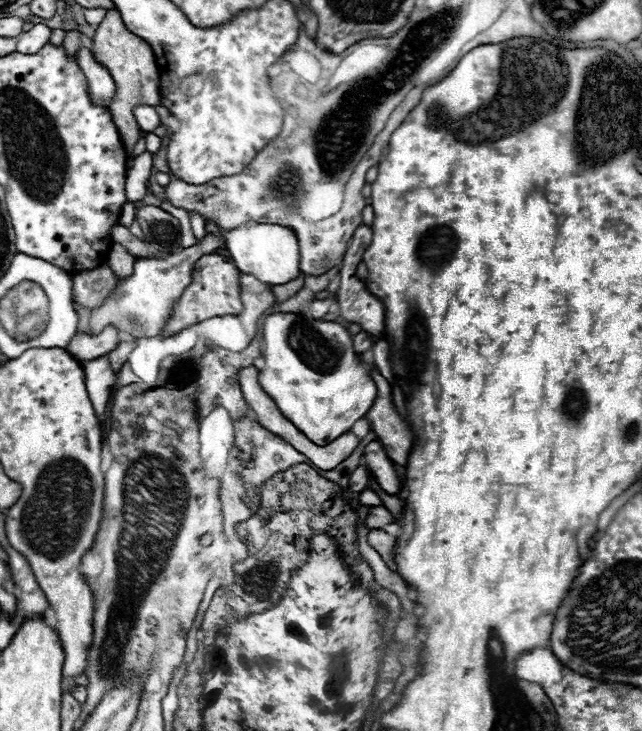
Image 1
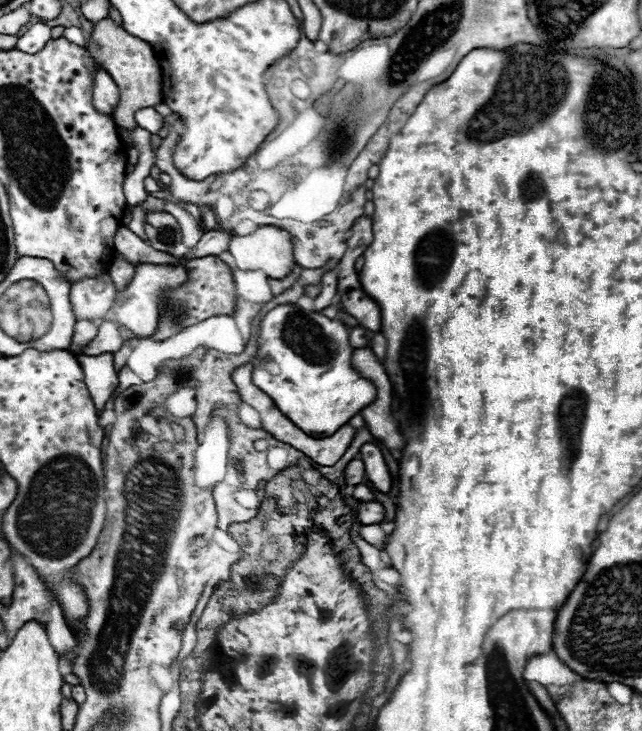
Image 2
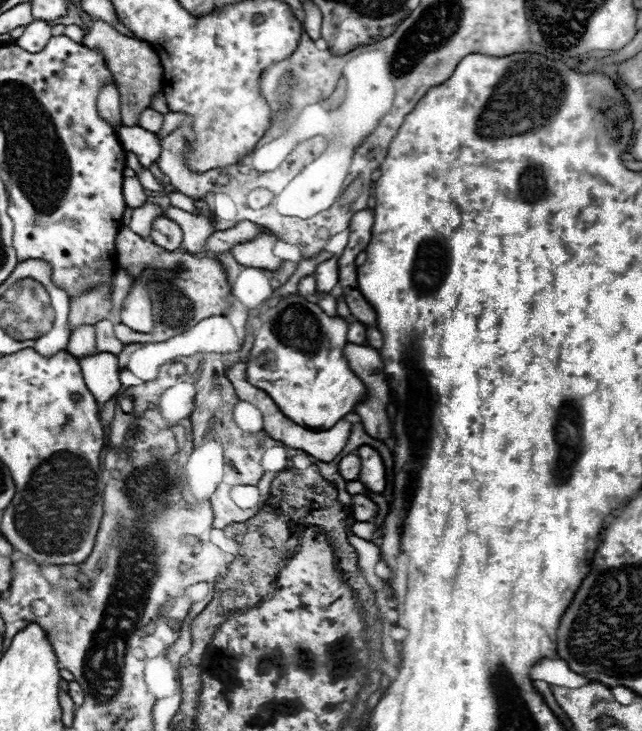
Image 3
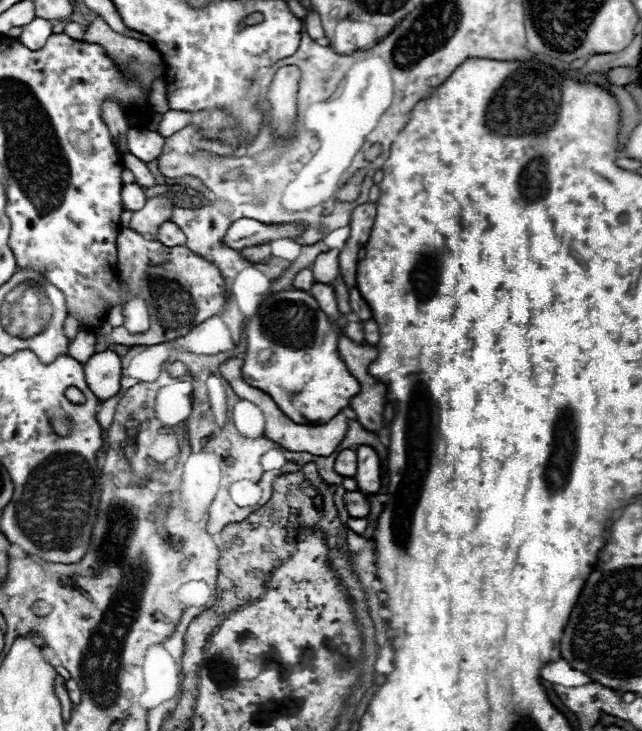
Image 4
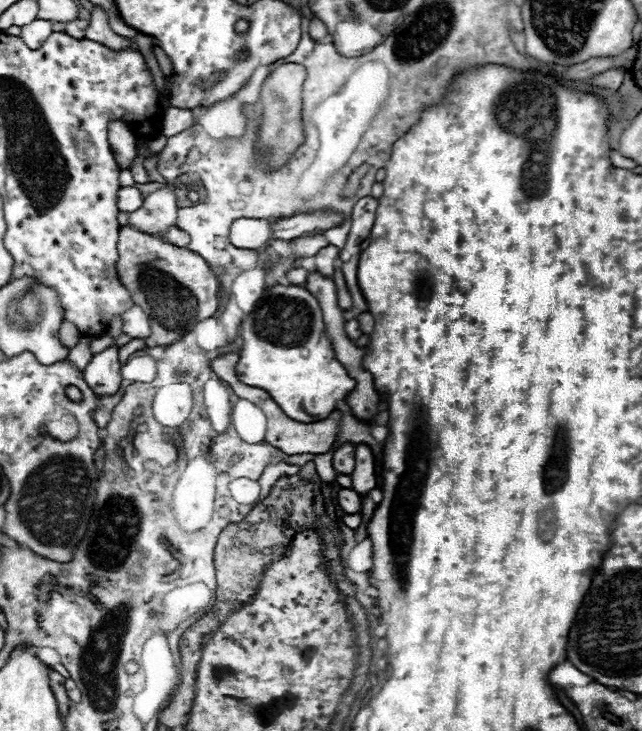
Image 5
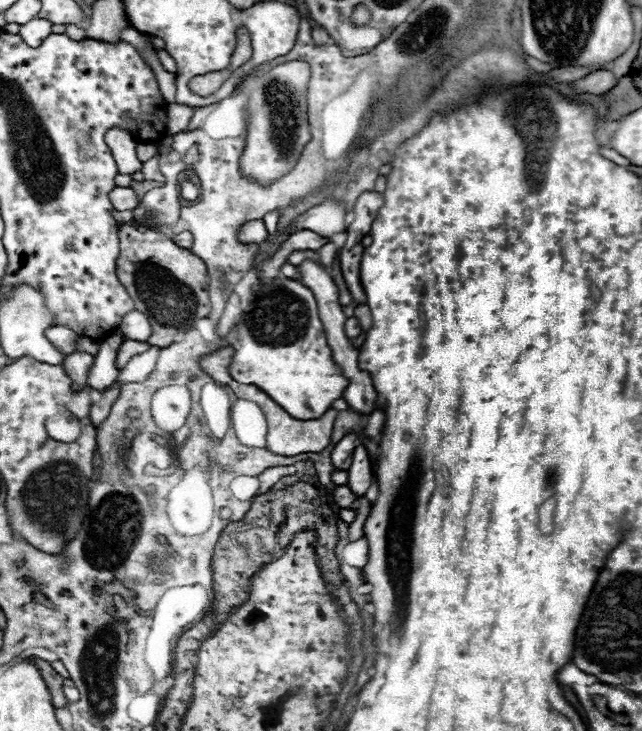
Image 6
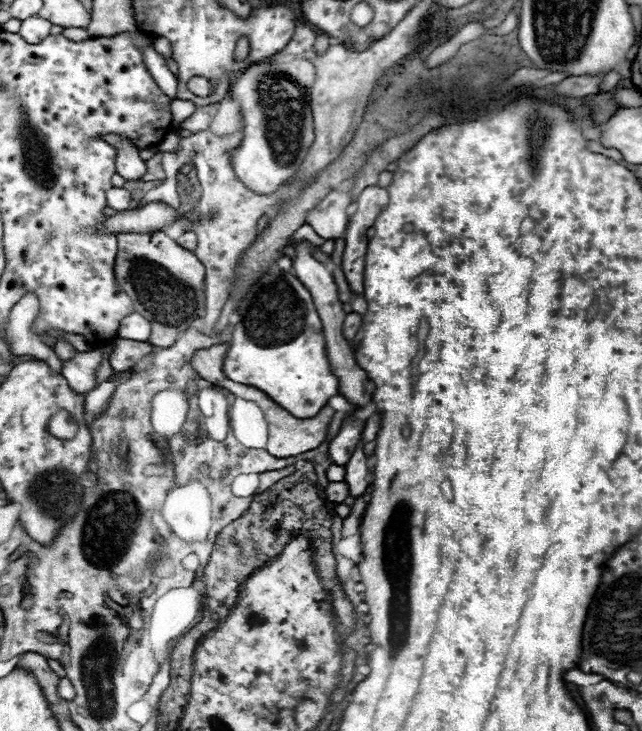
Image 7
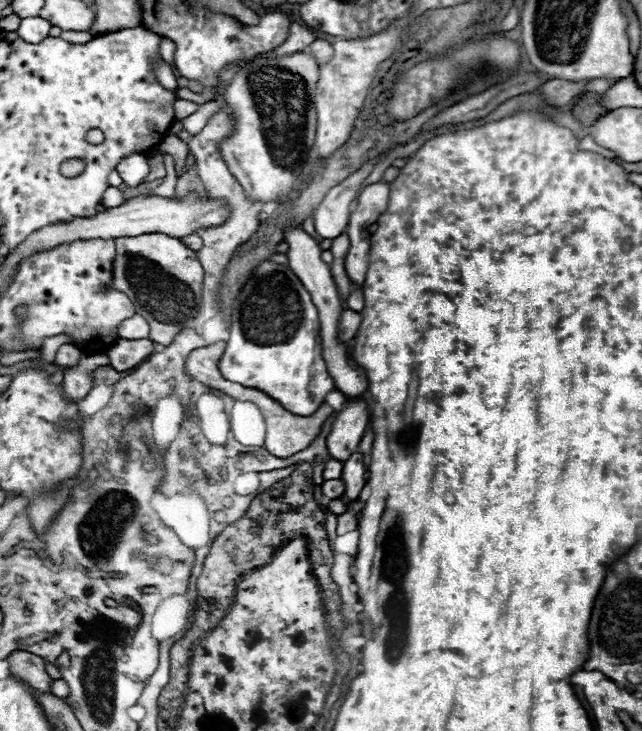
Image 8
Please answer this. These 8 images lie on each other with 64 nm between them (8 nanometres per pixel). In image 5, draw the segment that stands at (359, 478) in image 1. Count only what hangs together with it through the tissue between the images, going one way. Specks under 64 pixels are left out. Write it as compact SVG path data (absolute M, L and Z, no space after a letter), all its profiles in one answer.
M346 442L334 452L332 464L334 464L334 470L338 474L350 474L354 470L354 448L356 448L354 444Z

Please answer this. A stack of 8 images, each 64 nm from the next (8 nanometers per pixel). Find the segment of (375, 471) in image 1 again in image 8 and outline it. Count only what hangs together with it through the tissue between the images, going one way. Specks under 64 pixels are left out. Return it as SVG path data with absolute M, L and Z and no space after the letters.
M354 452L346 462L344 462L344 468L342 468L342 482L344 482L344 494L342 498L348 498L348 500L356 500L366 484L366 468L364 468L364 462L362 462L362 454L360 452Z

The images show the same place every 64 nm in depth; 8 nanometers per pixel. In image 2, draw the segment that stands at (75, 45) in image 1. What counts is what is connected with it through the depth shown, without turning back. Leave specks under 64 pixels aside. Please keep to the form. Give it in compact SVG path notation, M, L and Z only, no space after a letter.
M76 26L66 28L66 30L64 30L64 38L66 38L66 40L70 40L72 44L78 44L78 46L84 46L84 44L86 44L82 30L80 30L80 28L76 28Z

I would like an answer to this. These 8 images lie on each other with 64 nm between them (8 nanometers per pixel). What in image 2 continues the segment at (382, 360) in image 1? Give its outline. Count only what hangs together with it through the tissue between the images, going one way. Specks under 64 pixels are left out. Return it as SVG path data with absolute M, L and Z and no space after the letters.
M376 332L376 334L372 336L372 340L370 340L370 348L372 348L374 354L378 356L378 360L382 362L382 360L384 360L384 354L386 354L386 338L384 338L380 332Z

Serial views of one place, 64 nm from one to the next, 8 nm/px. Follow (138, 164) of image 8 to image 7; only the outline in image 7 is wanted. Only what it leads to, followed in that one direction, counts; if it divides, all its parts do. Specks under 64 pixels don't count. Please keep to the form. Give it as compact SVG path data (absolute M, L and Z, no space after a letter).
M107 134L101 137L102 140L118 146L118 156L116 156L116 172L124 180L140 180L146 174L146 162L140 158L138 148L118 136Z

